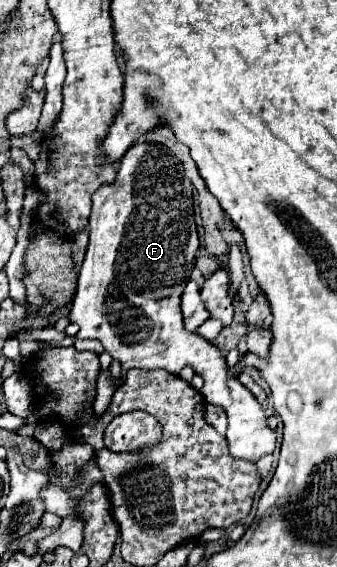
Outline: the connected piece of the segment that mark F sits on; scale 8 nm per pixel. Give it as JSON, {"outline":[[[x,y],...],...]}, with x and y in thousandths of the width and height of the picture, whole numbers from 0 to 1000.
{"outline":[[[401,252],[365,273],[347,319],[276,344],[264,436],[205,566],[240,577],[228,594],[300,601],[318,623],[359,637],[365,654],[407,647],[531,658],[555,644],[573,647],[608,672],[608,707],[656,714],[680,735],[674,778],[691,806],[763,813],[816,795],[816,760],[798,757],[769,707],[685,661],[650,612],[543,577],[537,520],[591,439],[567,333],[537,284],[501,263]]]}

